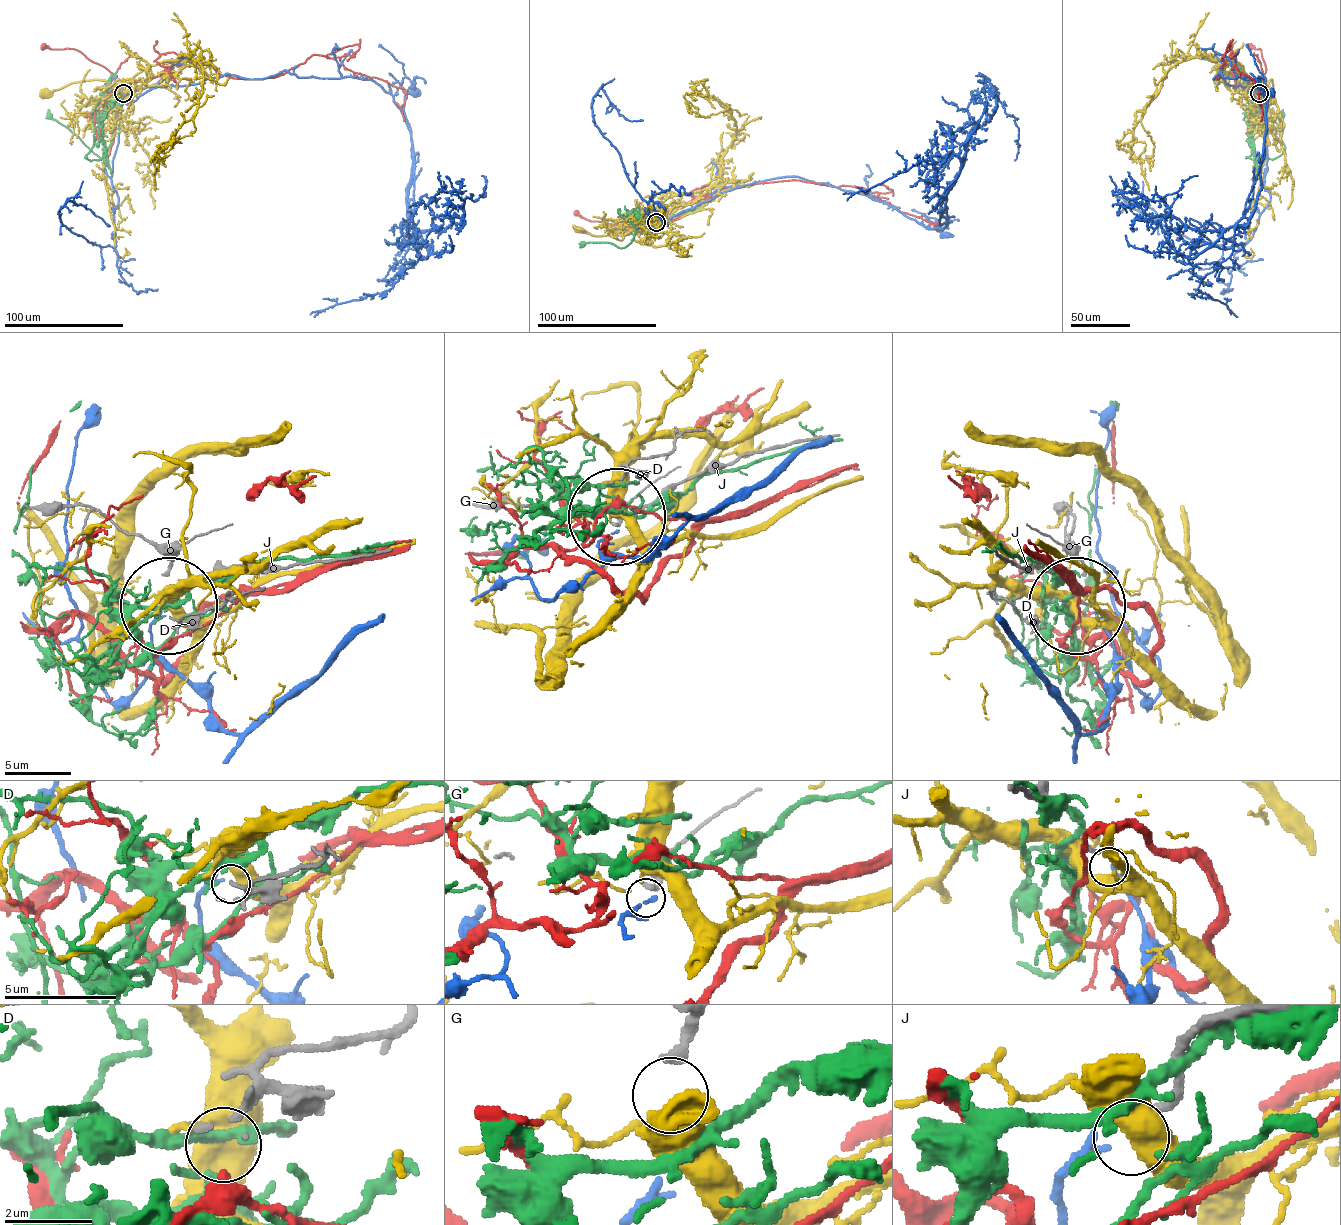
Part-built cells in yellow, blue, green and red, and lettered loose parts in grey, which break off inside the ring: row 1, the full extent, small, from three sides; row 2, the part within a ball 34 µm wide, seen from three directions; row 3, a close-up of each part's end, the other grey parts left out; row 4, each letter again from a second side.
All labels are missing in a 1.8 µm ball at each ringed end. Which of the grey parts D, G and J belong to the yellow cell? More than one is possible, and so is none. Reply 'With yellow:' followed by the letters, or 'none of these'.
With yellow: none of these

